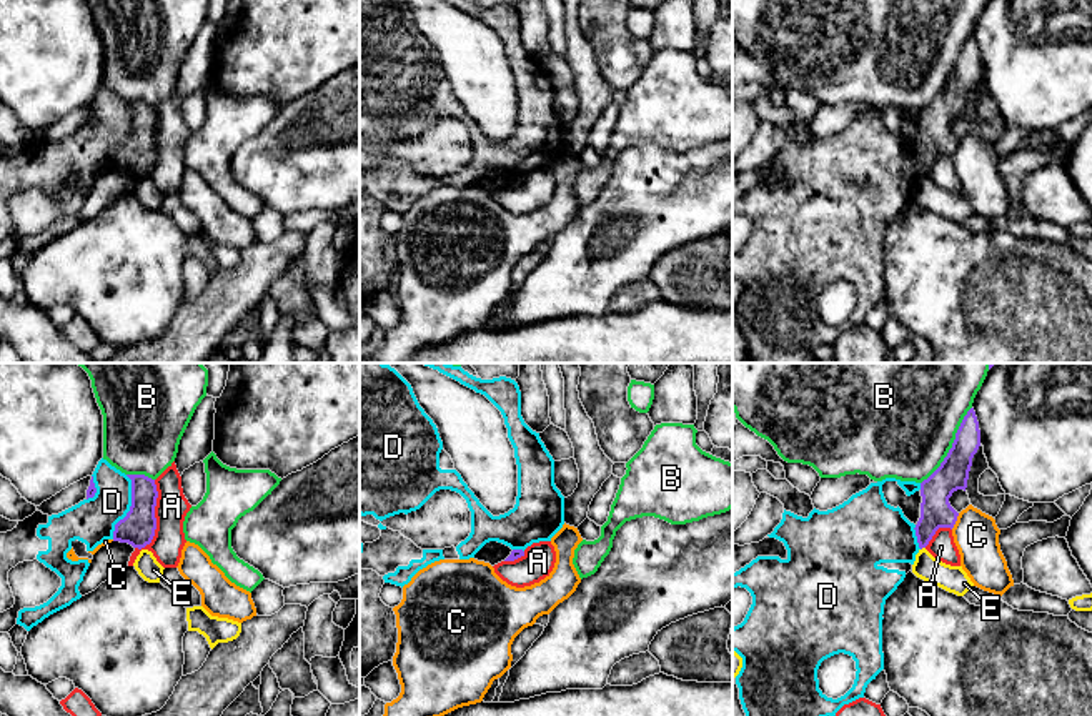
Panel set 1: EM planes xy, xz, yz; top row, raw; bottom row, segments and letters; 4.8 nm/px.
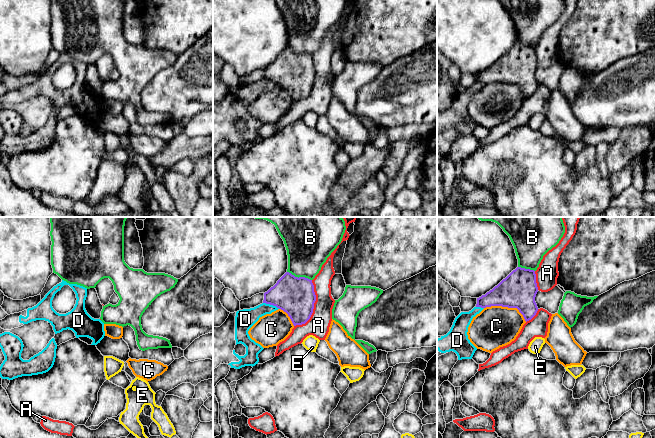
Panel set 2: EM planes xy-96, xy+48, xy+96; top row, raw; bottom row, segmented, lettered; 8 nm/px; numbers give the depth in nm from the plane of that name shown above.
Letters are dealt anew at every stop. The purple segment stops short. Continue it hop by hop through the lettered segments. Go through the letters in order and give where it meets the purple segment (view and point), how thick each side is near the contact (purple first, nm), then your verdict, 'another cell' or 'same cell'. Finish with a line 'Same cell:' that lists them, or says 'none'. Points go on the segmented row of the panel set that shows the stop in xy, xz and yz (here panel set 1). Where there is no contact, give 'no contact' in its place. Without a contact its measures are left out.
A: xy (153, 517) | 170/160 nm | another cell
B: yz (953, 445) | 150/480 nm | another cell
C: yz (956, 520) | 160/220 nm | another cell
D: xy (130, 507) | 170/220 nm | another cell
E: yz (923, 546) | 160/130 nm | another cell
Same cell: none

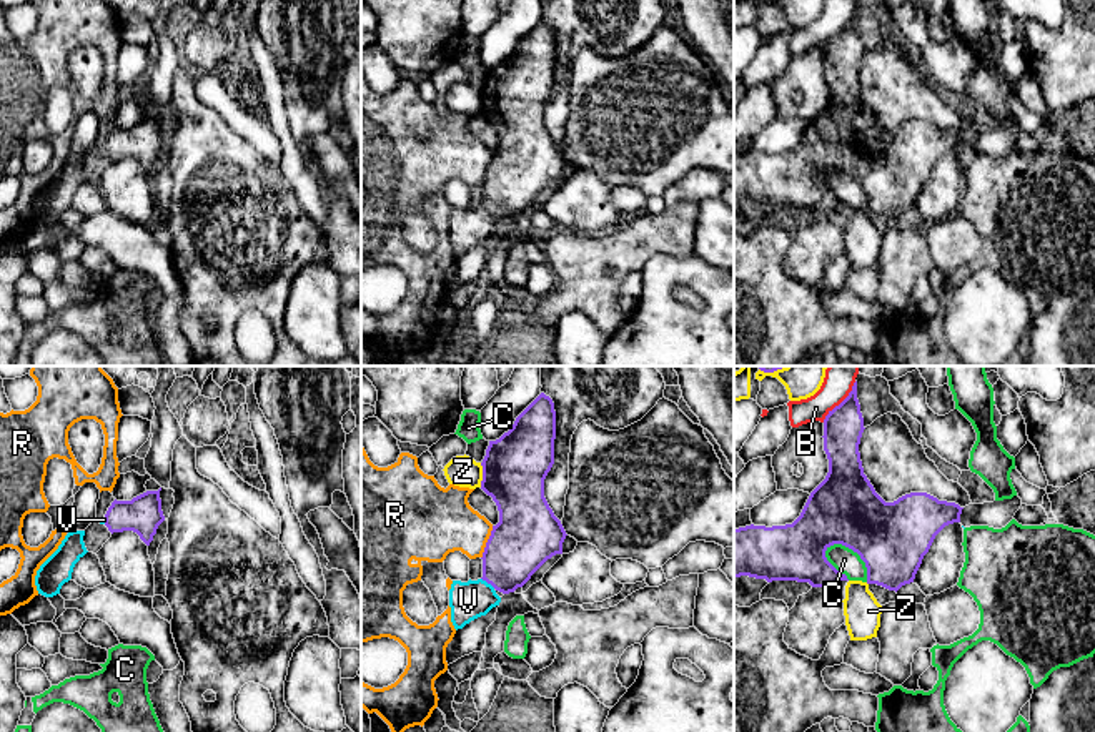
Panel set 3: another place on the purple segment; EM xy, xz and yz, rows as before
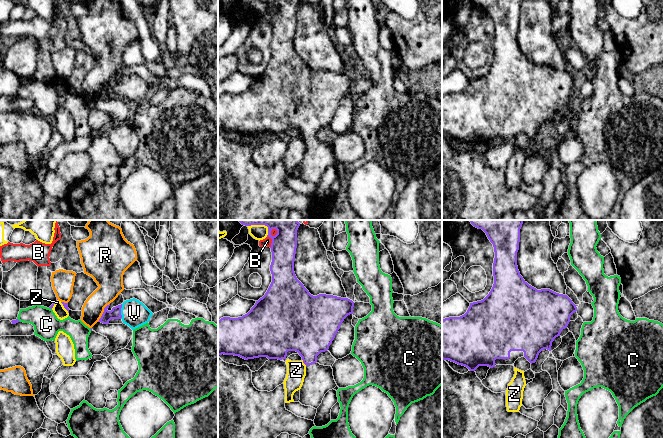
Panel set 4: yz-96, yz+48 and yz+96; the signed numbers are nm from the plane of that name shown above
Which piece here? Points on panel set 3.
B: yz (842, 401) | 190/150 nm | another cell
C: yz (856, 551) | 360/120 nm | another cell
R: xz (486, 543) | 300/320 nm | another cell
V: xz (488, 583) | 300/190 nm | same cell
Z: xz (483, 474) | 300/150 nm | another cell
Same cell: V

